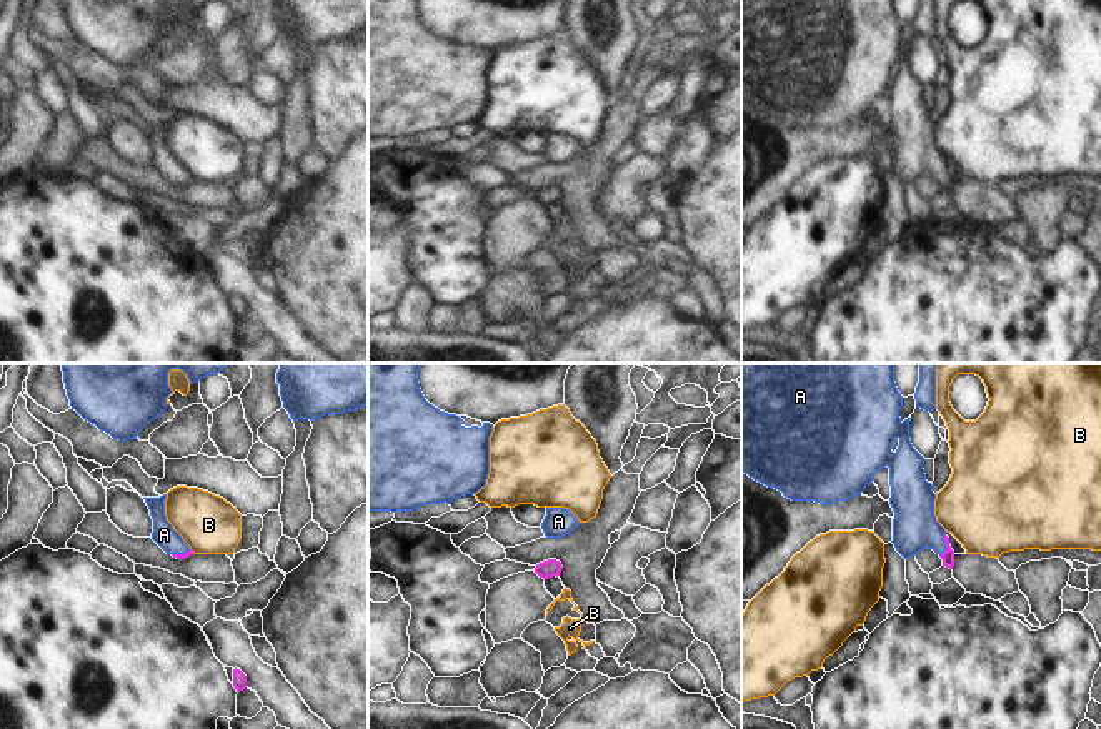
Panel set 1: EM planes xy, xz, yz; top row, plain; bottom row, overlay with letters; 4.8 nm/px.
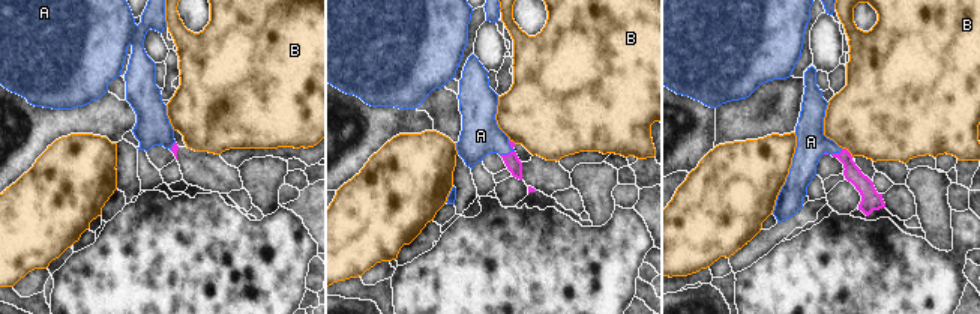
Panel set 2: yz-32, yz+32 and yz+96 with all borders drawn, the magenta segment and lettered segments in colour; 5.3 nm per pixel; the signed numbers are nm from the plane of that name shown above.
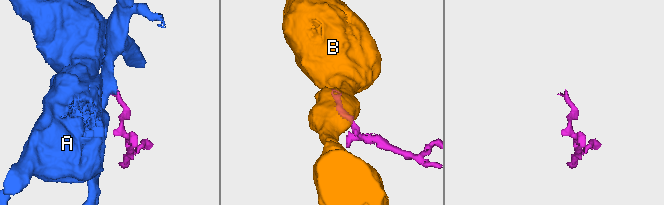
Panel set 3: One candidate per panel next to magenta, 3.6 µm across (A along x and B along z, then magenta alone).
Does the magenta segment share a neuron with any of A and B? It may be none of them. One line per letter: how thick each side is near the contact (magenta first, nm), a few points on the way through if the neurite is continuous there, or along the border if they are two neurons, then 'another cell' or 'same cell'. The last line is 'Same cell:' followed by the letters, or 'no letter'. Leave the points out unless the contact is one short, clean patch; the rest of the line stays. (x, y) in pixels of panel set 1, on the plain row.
A: 60 nm thick on the magenta side, 220 nm on the other; runs through yz (948, 183), (946, 172), (915, 155); same cell
B: 30 nm thick on the magenta side, 280 nm on the other; border along xy (190, 175), (194, 180); another cell
Same cell: A

